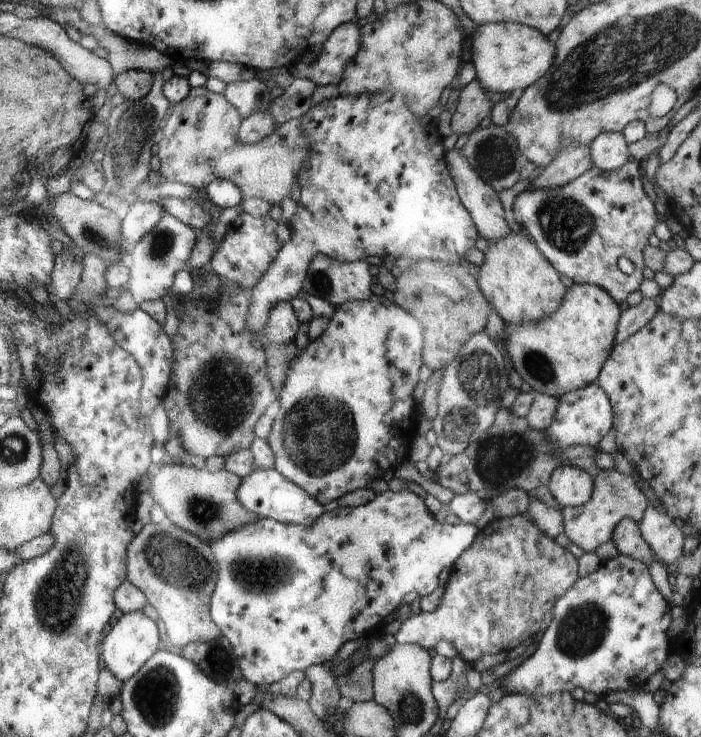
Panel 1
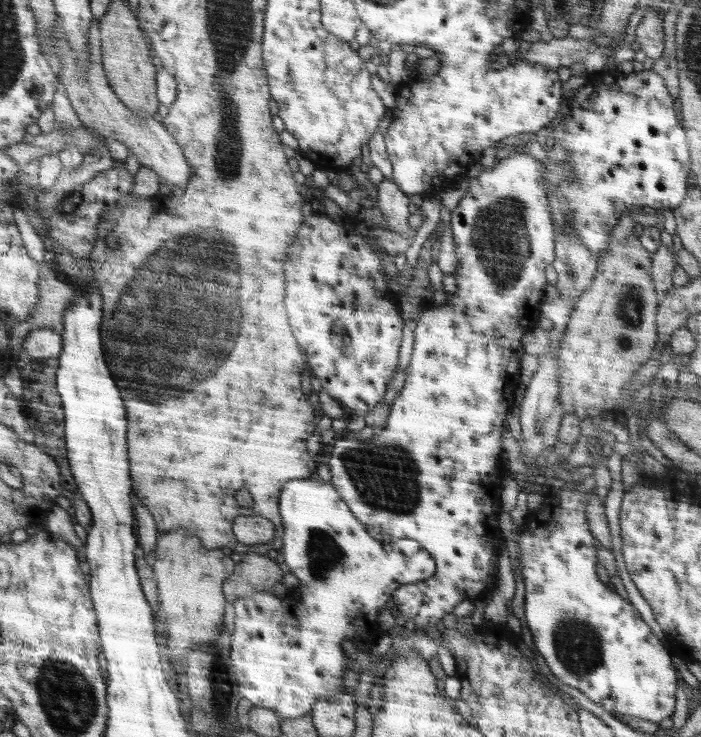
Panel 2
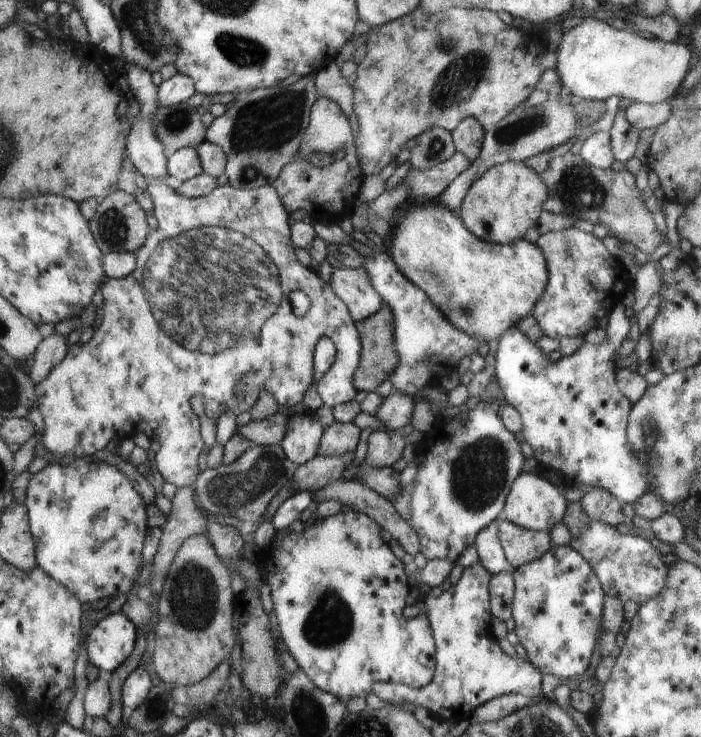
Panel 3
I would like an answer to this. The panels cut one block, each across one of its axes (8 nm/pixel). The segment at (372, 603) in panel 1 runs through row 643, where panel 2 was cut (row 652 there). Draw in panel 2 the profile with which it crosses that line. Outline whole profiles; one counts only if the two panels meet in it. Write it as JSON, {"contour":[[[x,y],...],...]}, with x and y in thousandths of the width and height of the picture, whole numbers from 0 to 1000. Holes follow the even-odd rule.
{"contour":[[[417,650],[405,658],[405,665],[398,673],[398,697],[404,699],[405,708],[405,752],[407,764],[405,767],[414,773],[412,776],[422,782],[428,795],[425,795],[427,809],[422,806],[405,807],[402,810],[395,810],[391,806],[378,805],[377,802],[361,805],[354,810],[345,810],[332,817],[330,829],[330,847],[334,852],[334,858],[330,855],[331,860],[331,877],[328,877],[328,900],[331,906],[334,906],[334,917],[340,925],[340,940],[344,947],[351,947],[357,950],[361,958],[374,958],[374,961],[382,961],[382,963],[391,966],[394,972],[401,977],[402,974],[428,974],[437,972],[437,969],[444,969],[445,962],[456,950],[468,950],[479,942],[485,942],[485,934],[492,931],[491,925],[491,912],[496,909],[499,904],[499,893],[494,890],[494,885],[488,882],[488,871],[508,871],[508,868],[516,868],[522,863],[528,866],[536,866],[539,858],[534,860],[522,860],[522,858],[499,858],[496,849],[505,844],[502,839],[519,839],[522,841],[536,841],[539,836],[539,828],[545,828],[545,822],[556,814],[556,809],[563,806],[565,798],[573,798],[573,792],[593,792],[596,787],[605,788],[613,786],[622,775],[621,761],[615,757],[612,749],[609,749],[599,737],[588,731],[568,731],[563,735],[548,737],[541,731],[529,730],[528,722],[519,715],[516,708],[508,703],[505,695],[501,693],[501,688],[491,681],[488,672],[484,665],[478,664],[478,659],[468,657],[468,654],[445,654],[445,651],[428,651]]]}

